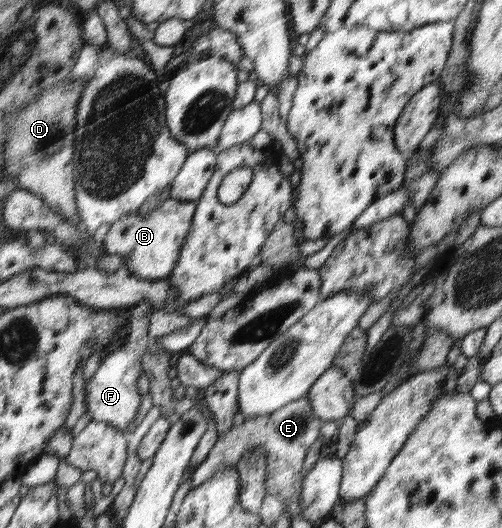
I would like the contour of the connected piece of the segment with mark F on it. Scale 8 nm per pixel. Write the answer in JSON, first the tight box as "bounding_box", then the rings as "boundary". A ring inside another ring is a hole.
{"bounding_box":[84,302,154,433],"boundary":[[[150,302],[138,303],[138,306],[131,307],[128,317],[129,340],[126,347],[112,351],[104,361],[100,361],[94,376],[88,383],[84,383],[84,387],[87,387],[85,388],[85,405],[88,413],[91,414],[91,419],[108,423],[124,433],[126,433],[128,425],[132,423],[132,419],[136,417],[136,409],[140,407],[140,401],[142,401],[142,397],[136,395],[136,377],[142,373],[142,358],[148,347],[146,335],[148,335],[148,327],[150,327],[153,313],[154,306]]]}

